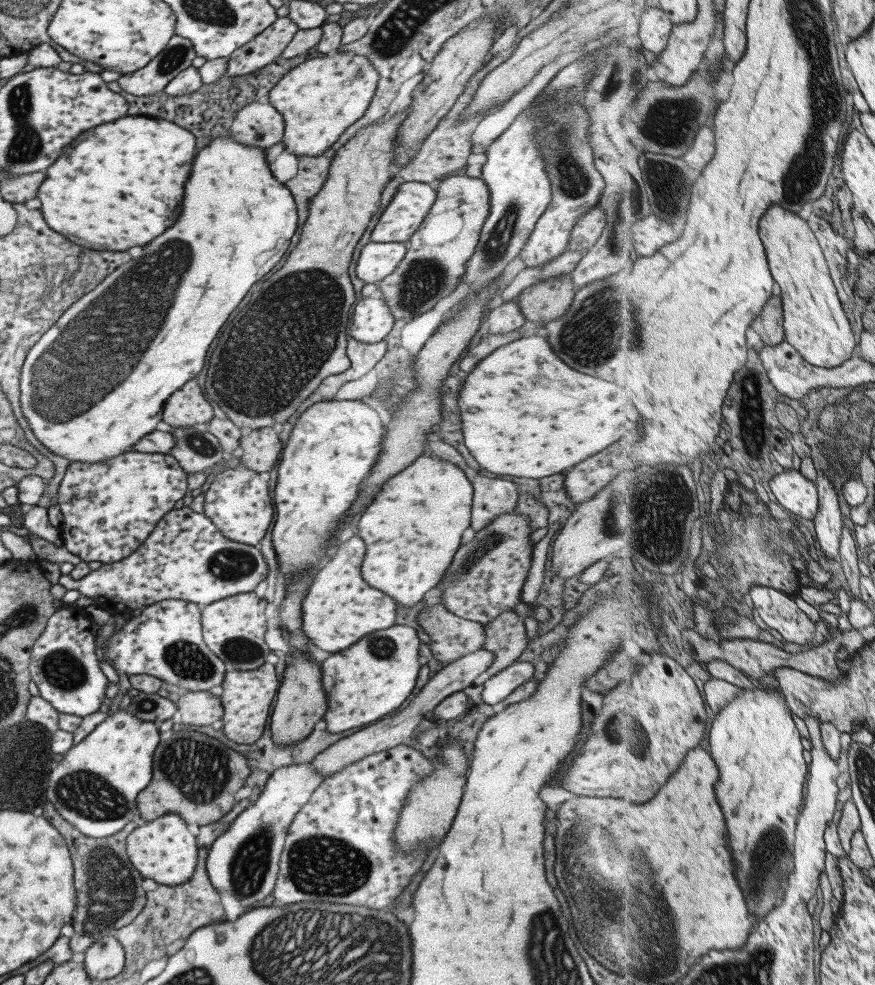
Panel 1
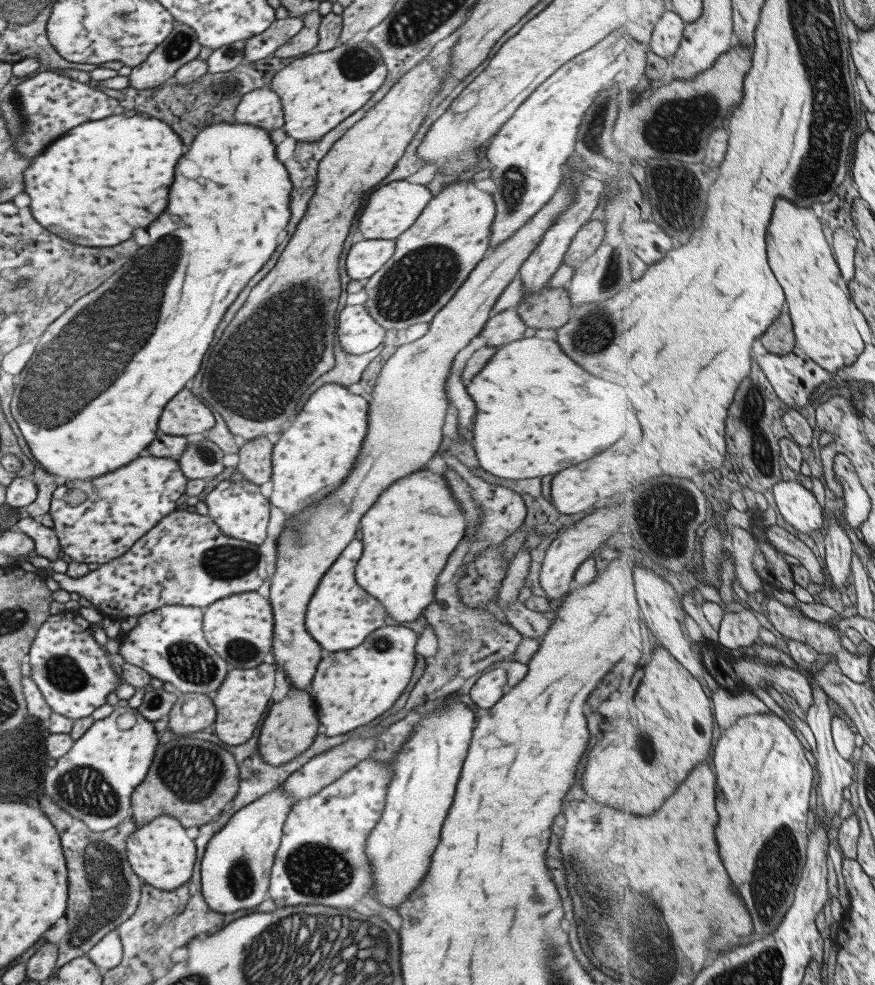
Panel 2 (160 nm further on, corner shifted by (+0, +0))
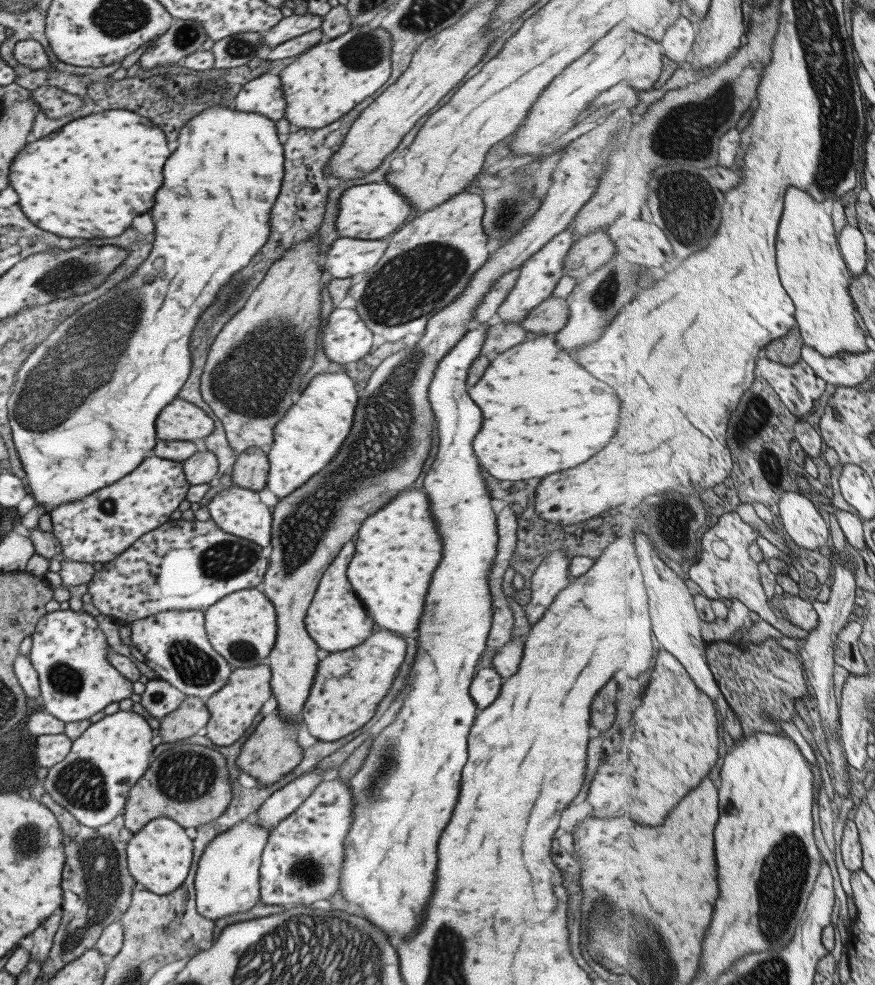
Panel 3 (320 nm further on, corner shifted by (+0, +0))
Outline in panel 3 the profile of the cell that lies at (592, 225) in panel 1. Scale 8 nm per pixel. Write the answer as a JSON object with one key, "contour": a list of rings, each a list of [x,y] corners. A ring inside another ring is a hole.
{"contour":[[[604,229],[584,234],[574,239],[563,259],[563,274],[580,280],[595,272],[604,262],[609,262],[615,253],[615,244]]]}

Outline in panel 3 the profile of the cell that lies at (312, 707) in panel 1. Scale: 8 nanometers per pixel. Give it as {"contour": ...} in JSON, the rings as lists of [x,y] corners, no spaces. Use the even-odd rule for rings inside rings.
{"contour":[[[273,709],[271,713],[261,719],[242,744],[236,756],[236,767],[243,774],[249,774],[254,778],[257,784],[262,784],[262,786],[274,784],[293,770],[301,760],[303,752],[297,746],[297,730],[299,730],[299,726],[293,724],[293,720],[283,720],[278,716],[278,710]]]}

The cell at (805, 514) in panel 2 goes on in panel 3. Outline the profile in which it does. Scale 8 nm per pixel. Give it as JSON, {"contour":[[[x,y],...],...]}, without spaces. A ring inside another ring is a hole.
{"contour":[[[785,491],[780,497],[780,518],[790,538],[802,548],[825,552],[832,538],[819,508],[800,493]]]}

